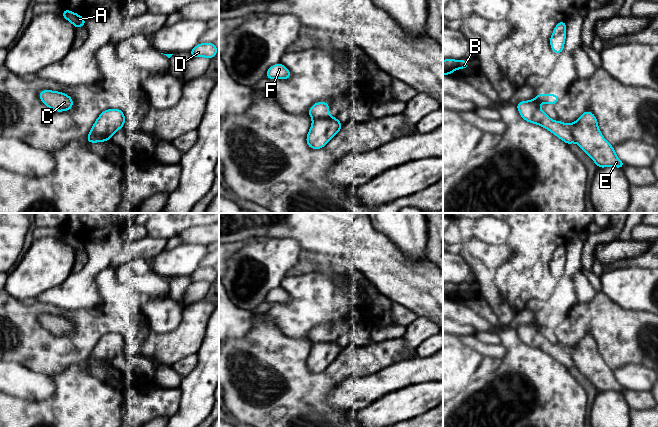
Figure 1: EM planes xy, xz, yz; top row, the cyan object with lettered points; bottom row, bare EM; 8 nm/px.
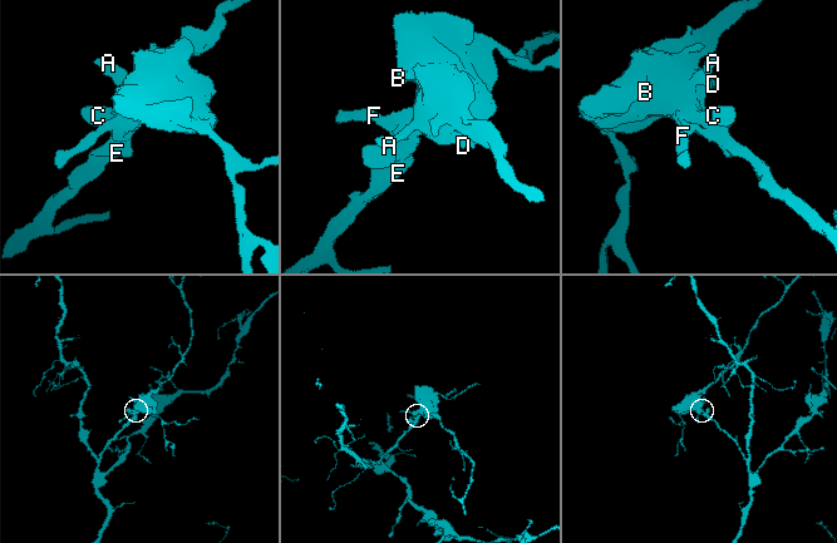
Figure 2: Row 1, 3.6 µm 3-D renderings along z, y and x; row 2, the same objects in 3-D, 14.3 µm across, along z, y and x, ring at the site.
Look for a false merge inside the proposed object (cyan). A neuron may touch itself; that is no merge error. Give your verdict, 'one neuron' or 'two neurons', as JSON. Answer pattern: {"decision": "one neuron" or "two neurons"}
{"decision": "one neuron"}

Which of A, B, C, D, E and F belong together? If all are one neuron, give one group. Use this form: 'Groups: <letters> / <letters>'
Groups: A B C D E F

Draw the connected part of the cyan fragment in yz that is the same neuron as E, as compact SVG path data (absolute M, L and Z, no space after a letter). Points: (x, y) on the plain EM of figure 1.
M537 318L534 324L521 325L516 331L527 346L546 352L568 369L575 365L598 392L611 390L622 393L625 388L616 380L614 371L601 358L593 337L585 335L577 345L566 349L562 345L553 345L540 333L541 327L555 329L559 324L555 318Z

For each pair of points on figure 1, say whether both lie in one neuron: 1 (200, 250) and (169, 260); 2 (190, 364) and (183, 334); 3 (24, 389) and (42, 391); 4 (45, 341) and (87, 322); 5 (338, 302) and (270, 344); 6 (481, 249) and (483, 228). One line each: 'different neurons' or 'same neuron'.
1: same neuron
2: different neurons
3: same neuron
4: same neuron
5: different neurons
6: different neurons

